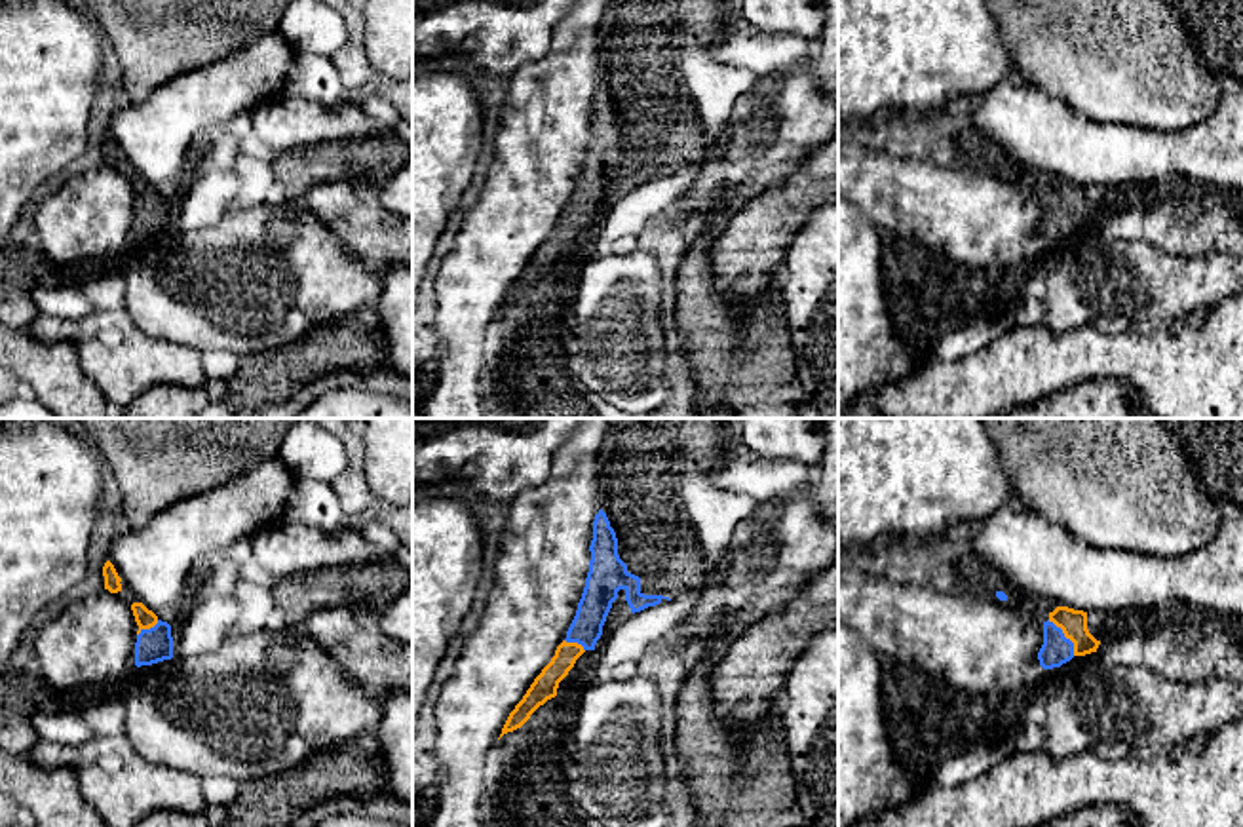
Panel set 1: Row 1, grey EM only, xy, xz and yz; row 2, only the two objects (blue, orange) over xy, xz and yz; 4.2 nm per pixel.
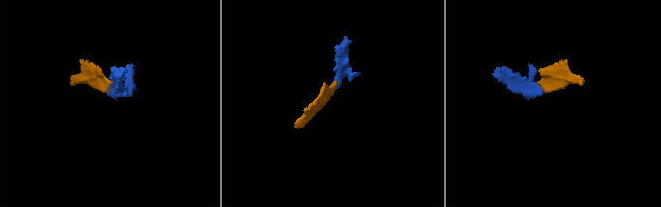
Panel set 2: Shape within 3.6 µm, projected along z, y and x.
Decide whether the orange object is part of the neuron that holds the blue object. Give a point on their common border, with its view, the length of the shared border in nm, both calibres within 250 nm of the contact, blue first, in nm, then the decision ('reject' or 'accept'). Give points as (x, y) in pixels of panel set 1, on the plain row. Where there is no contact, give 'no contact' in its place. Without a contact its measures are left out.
yz (1063, 210) | 190 nm | 130/110 nm | accept

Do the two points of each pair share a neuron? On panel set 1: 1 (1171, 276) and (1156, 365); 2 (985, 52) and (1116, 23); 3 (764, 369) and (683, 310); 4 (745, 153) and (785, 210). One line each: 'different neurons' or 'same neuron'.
1: different neurons
2: different neurons
3: same neuron
4: different neurons

